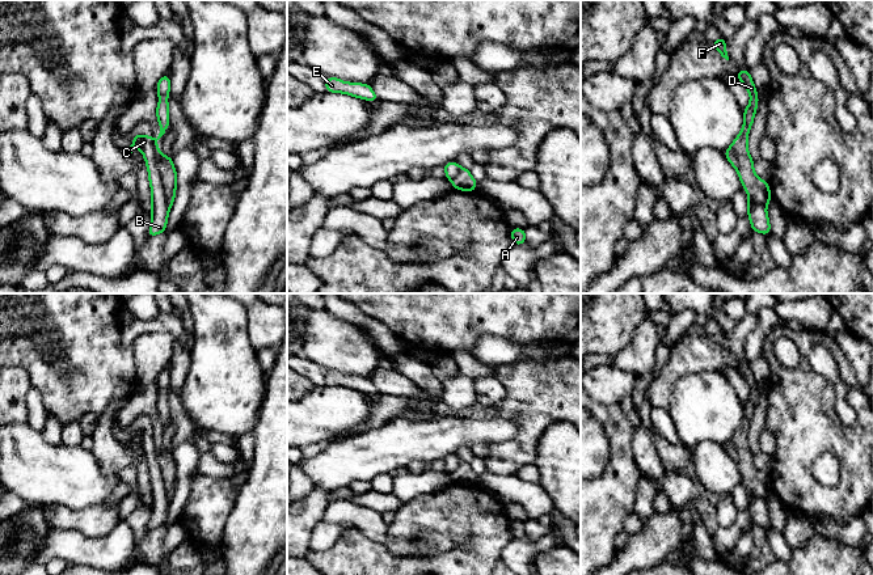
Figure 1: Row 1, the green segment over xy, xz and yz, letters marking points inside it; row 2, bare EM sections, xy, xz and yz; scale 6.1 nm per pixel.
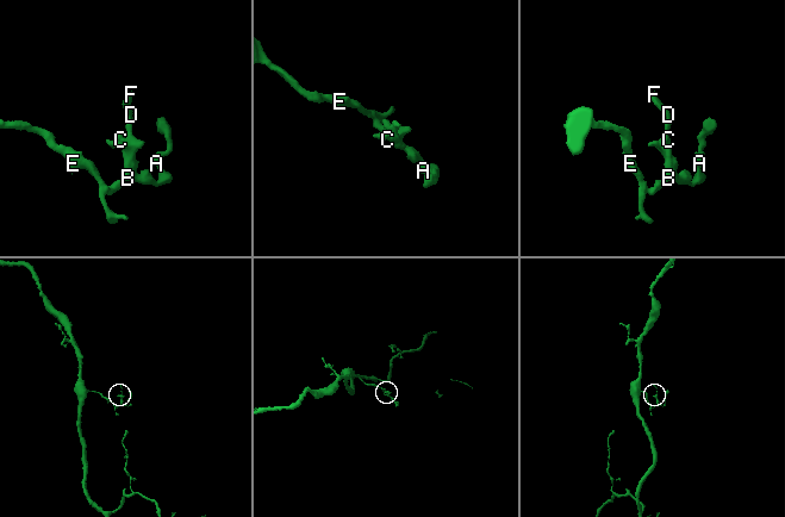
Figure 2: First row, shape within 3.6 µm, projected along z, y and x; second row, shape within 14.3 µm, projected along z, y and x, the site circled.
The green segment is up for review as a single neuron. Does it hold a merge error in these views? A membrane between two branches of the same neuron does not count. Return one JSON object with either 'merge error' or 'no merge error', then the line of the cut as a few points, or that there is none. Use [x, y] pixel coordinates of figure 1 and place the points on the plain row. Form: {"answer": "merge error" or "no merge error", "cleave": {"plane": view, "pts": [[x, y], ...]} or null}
{"answer": "merge error", "cleave": {"plane": "xy", "pts": [[157, 444], [156, 461], [169, 499]]}}

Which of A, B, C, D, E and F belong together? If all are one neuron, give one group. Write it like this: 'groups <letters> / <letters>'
groups A B C E / D F

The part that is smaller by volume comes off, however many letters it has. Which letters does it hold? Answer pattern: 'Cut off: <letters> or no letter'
Cut off: D, F

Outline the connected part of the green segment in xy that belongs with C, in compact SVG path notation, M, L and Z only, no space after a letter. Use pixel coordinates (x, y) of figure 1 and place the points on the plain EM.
M136 427L130 440L123 443L125 447L131 448L132 441L136 440L144 449L144 454L148 462L148 474L151 477L151 519L148 523L148 532L155 528L161 528L166 523L168 510L170 499L168 496L164 479L161 477L161 469L156 460L156 452L159 447L157 434L148 428Z

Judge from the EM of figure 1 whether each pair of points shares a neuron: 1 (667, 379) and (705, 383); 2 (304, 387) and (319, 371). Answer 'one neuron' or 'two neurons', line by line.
1: two neurons
2: two neurons

